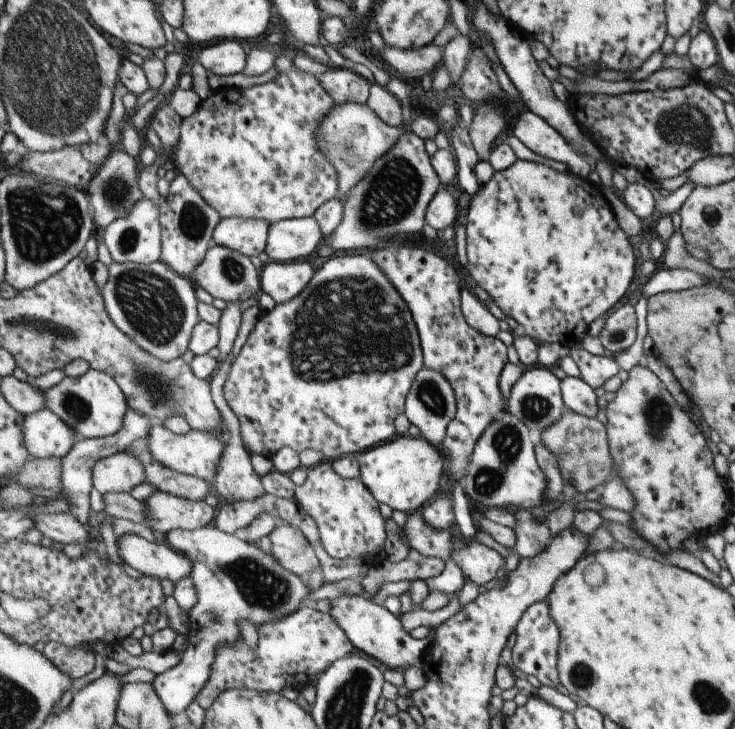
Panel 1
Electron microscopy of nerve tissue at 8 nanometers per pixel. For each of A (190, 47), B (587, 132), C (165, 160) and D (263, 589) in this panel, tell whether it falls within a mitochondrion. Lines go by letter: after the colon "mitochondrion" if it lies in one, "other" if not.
A: other
B: other
C: other
D: mitochondrion

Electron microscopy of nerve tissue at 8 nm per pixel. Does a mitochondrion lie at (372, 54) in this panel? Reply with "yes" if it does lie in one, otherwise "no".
no

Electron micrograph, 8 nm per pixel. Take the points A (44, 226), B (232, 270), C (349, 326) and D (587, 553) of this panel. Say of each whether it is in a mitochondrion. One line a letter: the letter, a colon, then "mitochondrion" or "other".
A: mitochondrion
B: mitochondrion
C: mitochondrion
D: other

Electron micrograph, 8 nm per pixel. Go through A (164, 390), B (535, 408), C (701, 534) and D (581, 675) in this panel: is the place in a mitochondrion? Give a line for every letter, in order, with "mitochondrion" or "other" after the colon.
A: mitochondrion
B: mitochondrion
C: other
D: mitochondrion

